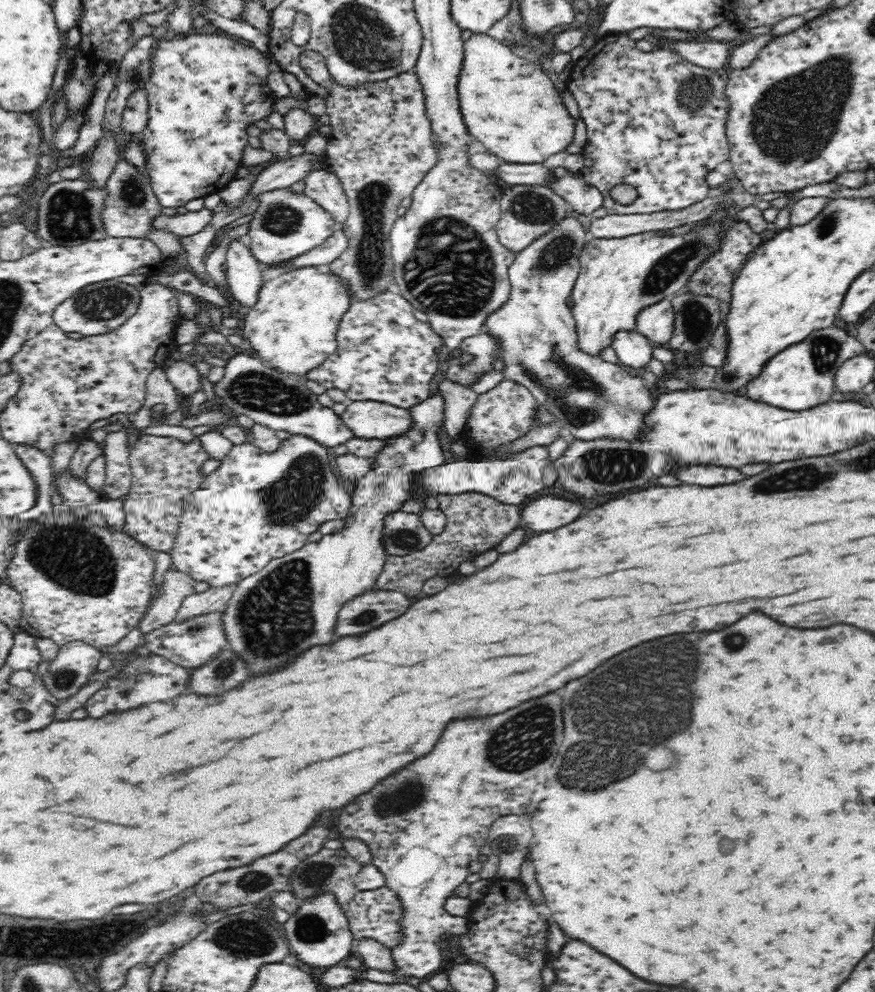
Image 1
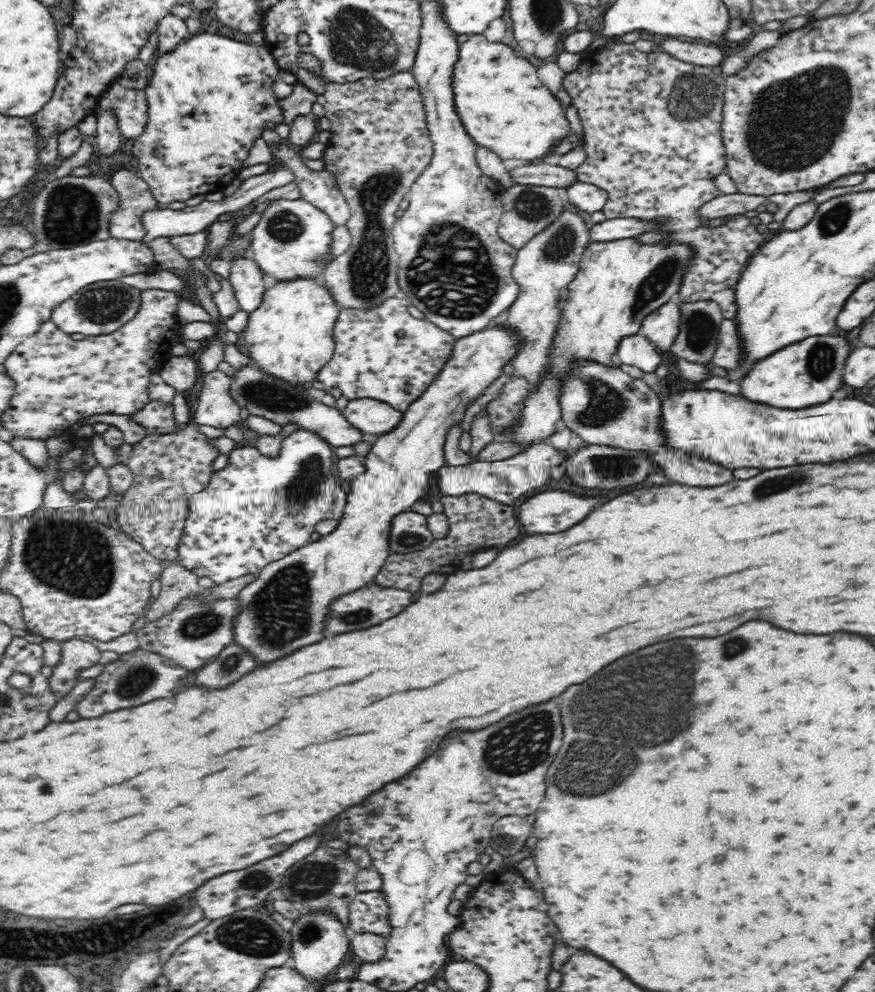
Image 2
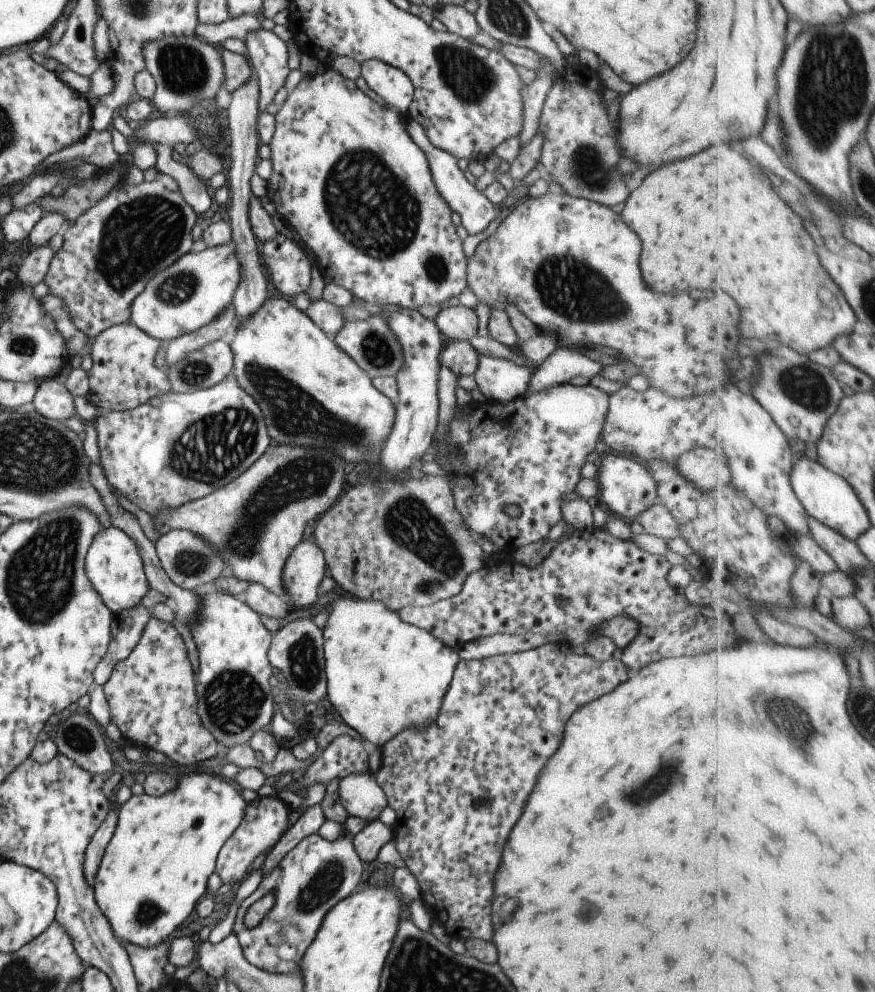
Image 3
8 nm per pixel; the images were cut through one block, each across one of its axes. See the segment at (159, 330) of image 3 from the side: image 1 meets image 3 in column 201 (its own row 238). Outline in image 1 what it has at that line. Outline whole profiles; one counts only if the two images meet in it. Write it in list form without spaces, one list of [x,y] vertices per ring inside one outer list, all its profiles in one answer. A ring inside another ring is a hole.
[[[290,187],[272,190],[256,198],[259,205],[253,212],[247,232],[251,240],[249,249],[260,263],[270,268],[282,267],[289,260],[308,253],[308,250],[314,250],[322,242],[326,242],[326,238],[330,238],[334,231],[343,228],[343,223],[334,220],[319,204],[303,192],[295,192]]]

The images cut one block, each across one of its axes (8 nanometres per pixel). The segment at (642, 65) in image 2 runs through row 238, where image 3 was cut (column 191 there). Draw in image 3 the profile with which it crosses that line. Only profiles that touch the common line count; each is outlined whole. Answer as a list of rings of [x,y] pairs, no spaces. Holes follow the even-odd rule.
[[[151,617],[144,629],[143,636],[128,658],[114,665],[110,678],[103,684],[110,711],[110,720],[118,726],[121,736],[127,743],[139,745],[145,750],[162,752],[169,762],[174,764],[194,764],[216,757],[226,751],[226,746],[219,743],[214,735],[202,724],[197,711],[195,674],[184,640],[178,631],[155,617]]]

